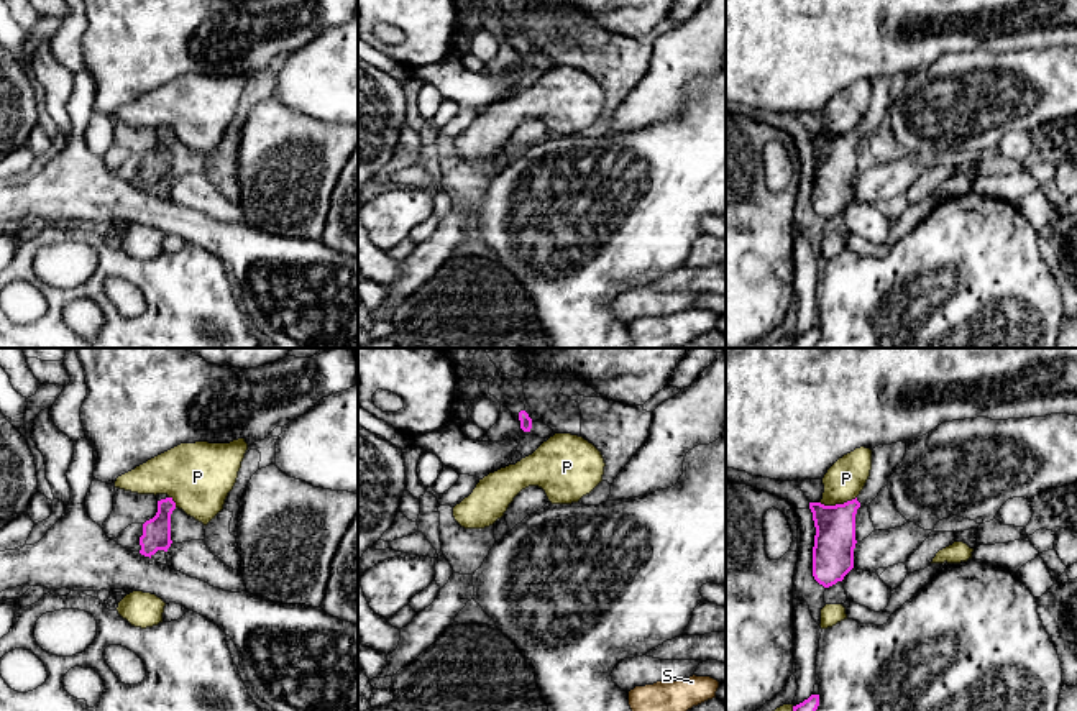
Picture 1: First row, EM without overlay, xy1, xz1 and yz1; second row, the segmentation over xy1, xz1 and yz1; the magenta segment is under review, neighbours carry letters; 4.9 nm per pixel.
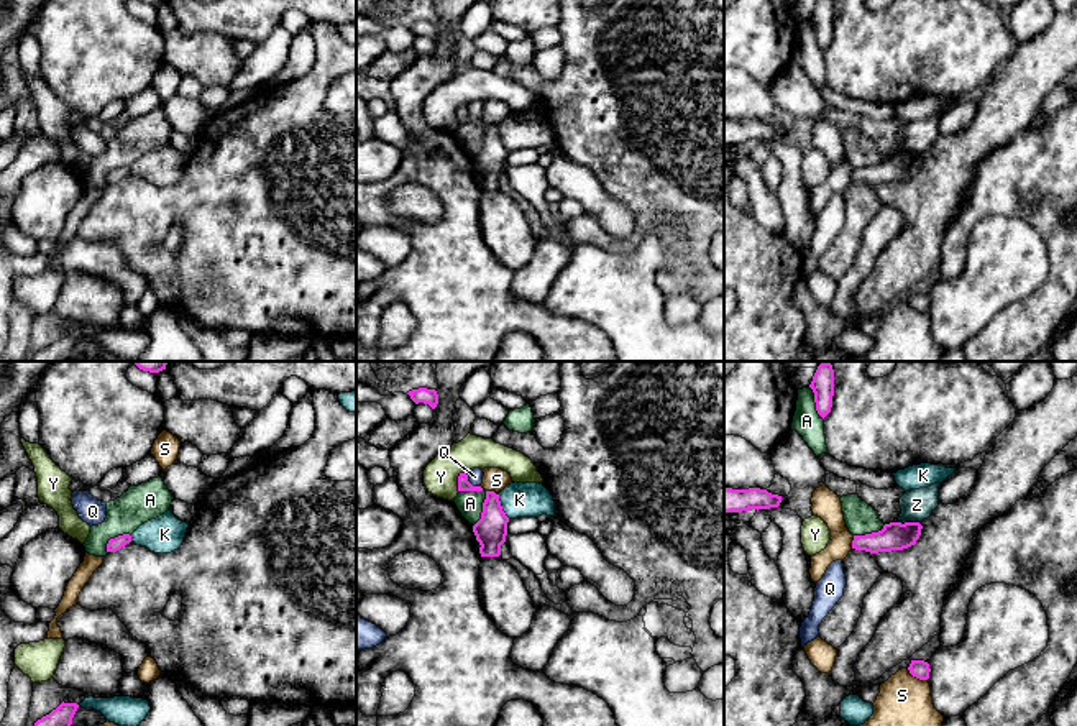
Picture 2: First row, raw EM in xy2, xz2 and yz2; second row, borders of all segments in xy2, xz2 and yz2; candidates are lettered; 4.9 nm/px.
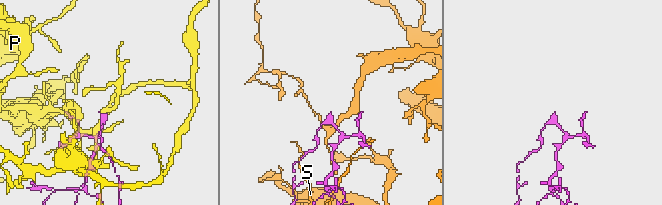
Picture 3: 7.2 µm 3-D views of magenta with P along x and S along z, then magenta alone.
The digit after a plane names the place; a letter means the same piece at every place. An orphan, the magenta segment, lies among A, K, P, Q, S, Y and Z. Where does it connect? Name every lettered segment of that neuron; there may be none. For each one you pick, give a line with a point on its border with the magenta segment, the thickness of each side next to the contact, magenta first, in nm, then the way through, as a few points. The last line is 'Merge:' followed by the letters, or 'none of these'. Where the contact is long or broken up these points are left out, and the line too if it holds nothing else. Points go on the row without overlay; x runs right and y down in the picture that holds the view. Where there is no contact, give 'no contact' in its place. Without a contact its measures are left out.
Merge: none of these

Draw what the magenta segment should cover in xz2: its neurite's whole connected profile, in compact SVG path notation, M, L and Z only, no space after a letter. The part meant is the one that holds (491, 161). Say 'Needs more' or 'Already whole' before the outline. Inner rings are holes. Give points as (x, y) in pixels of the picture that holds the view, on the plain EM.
Already whole. M486 123L481 151L473 158L479 174L481 189L499 189L501 177L506 174L509 149L502 143L499 126Z

